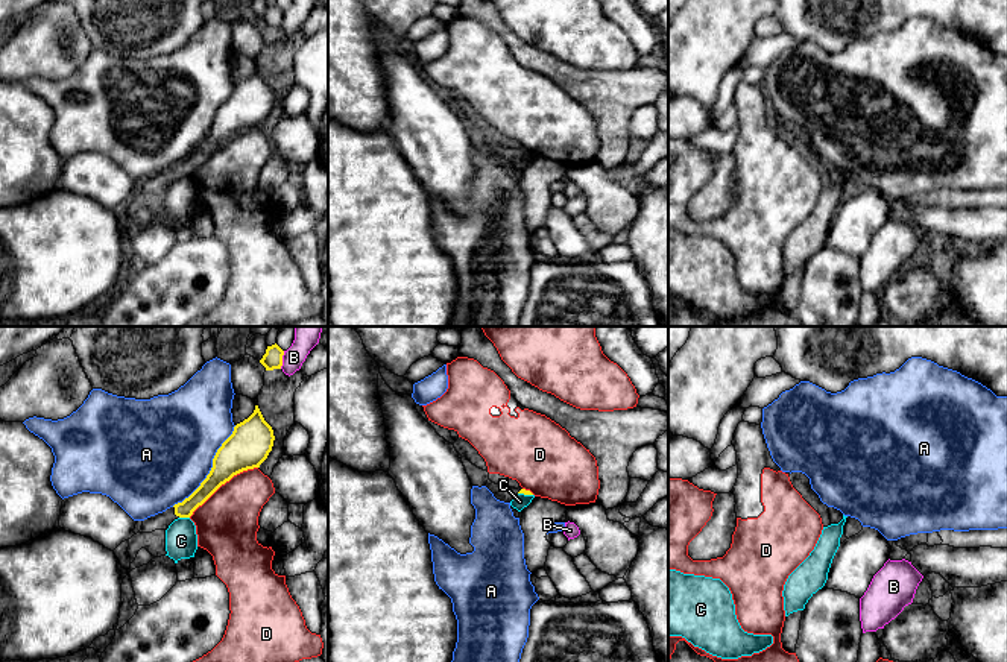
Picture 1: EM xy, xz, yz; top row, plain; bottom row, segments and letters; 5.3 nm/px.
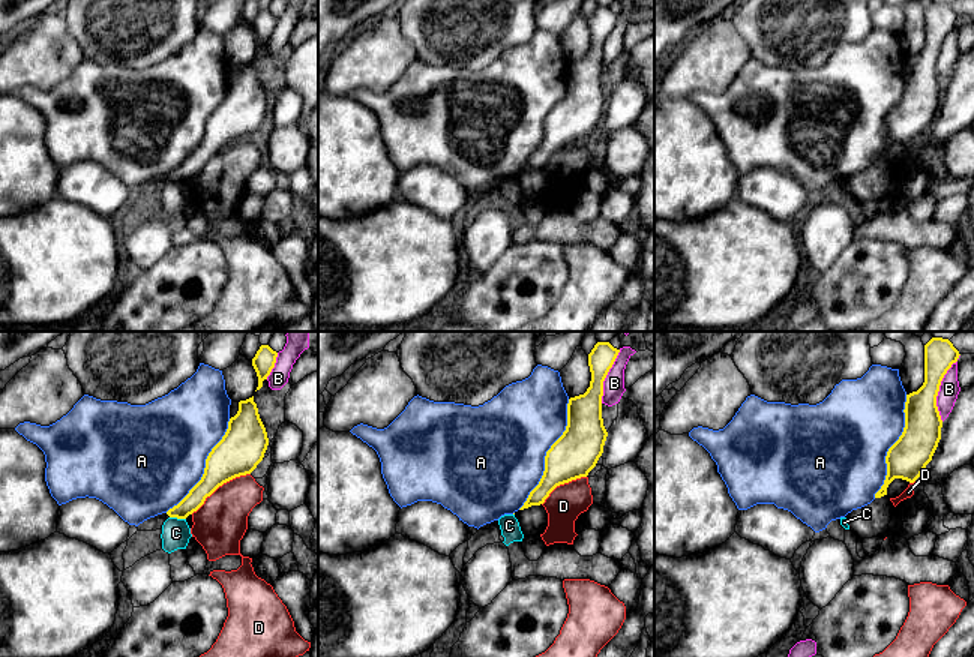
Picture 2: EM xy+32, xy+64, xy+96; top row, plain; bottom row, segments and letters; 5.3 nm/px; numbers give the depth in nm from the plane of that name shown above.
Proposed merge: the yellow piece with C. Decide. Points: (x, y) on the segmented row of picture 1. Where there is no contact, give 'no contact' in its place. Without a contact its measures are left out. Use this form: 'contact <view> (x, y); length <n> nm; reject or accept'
contact xy (184, 516); length 60 nm; reject

